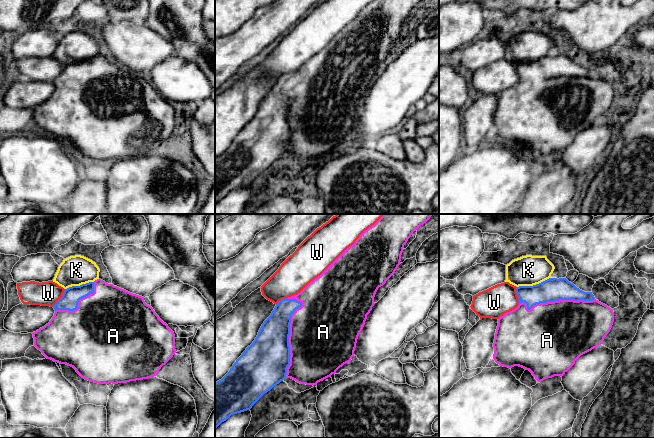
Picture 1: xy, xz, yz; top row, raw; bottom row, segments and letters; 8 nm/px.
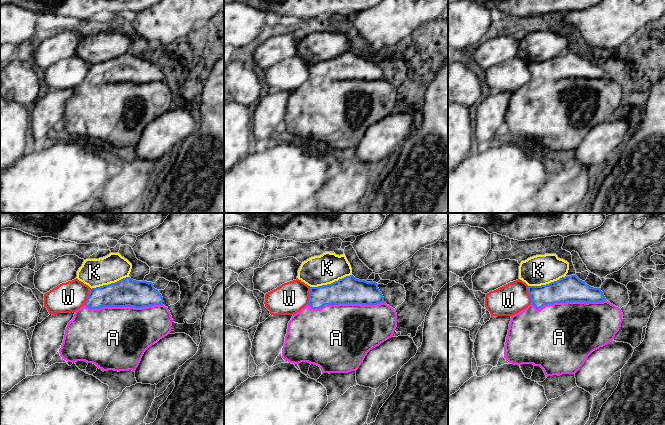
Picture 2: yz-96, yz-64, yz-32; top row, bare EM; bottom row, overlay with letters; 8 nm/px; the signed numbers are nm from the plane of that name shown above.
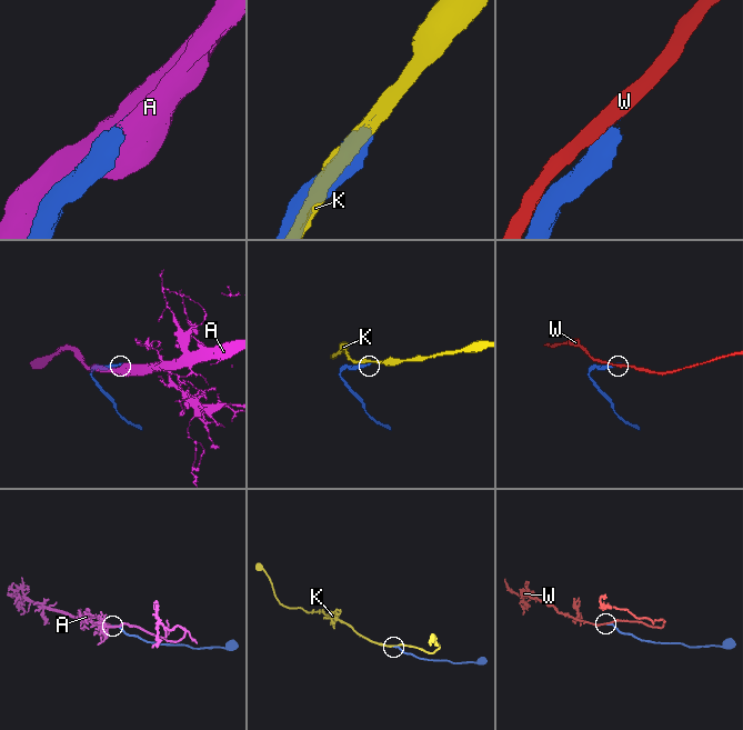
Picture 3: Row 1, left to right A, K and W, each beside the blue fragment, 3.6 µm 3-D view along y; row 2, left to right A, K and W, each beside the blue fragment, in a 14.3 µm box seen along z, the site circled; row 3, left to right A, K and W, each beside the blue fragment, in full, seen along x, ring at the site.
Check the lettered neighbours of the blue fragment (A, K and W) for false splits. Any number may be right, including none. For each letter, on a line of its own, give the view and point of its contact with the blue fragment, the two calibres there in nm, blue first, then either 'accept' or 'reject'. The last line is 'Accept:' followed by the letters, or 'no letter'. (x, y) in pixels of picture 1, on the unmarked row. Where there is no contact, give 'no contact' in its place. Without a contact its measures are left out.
A: contact xz (288, 113); calibres 360 and 480 nm; accept
K: contact yz (533, 61); calibres 190 and 240 nm; reject
W: contact xy (60, 74); calibres 140 and 190 nm; reject
Accept: A

